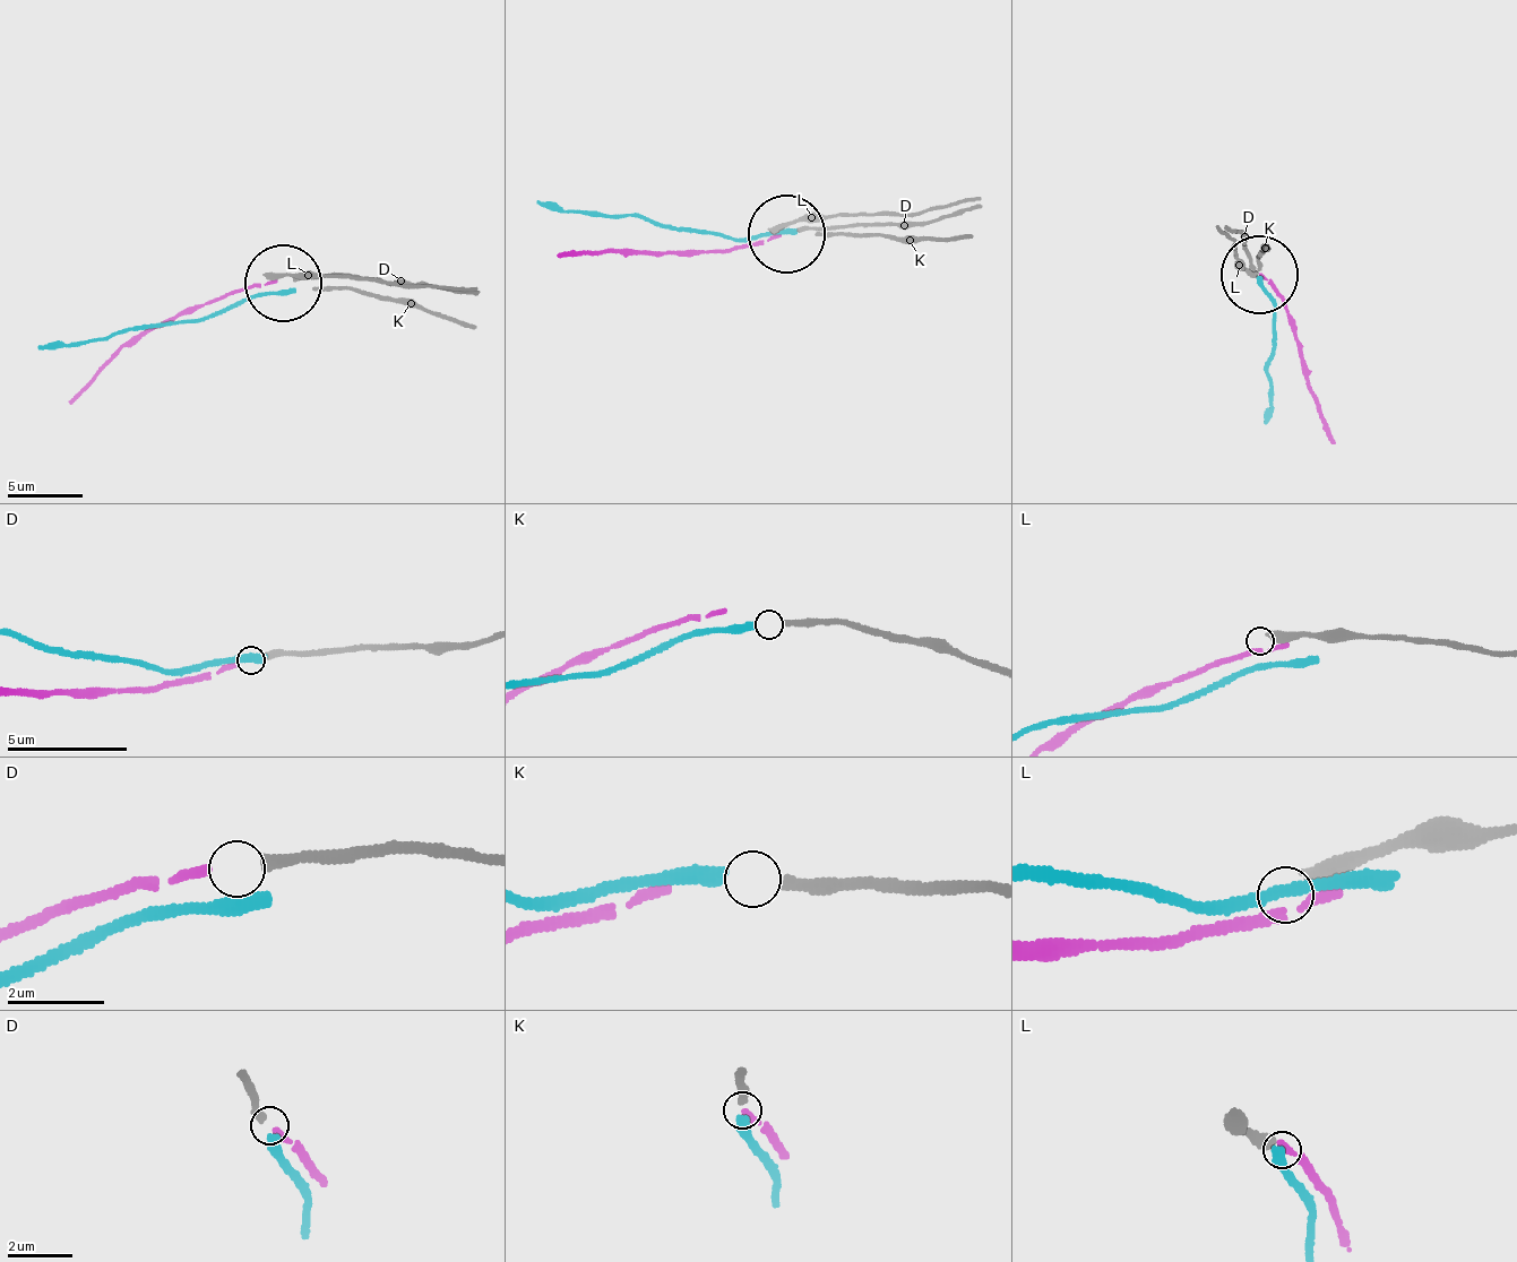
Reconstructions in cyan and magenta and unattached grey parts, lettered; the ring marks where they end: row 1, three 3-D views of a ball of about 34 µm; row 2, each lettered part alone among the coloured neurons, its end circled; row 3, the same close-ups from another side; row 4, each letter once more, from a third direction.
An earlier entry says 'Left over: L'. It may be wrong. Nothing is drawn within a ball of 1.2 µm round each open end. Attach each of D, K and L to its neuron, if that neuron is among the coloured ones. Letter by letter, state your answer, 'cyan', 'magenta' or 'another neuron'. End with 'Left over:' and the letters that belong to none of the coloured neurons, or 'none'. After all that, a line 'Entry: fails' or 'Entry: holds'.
D: magenta
K: cyan
L: another neuron
Left over: L
Entry: holds

